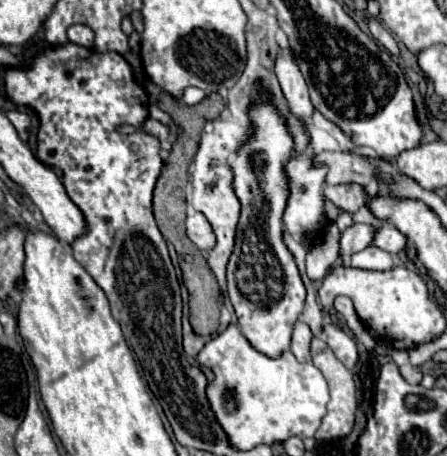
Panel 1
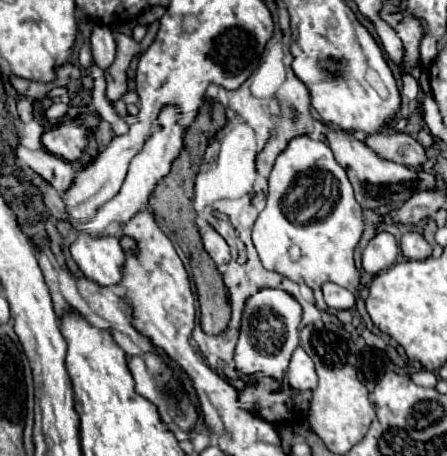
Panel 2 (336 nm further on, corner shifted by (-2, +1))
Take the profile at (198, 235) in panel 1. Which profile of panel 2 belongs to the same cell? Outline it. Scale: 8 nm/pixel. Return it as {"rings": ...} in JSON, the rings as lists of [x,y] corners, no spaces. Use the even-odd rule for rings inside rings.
{"rings":[[[208,228],[208,230],[202,234],[202,242],[204,242],[206,252],[210,254],[210,258],[212,258],[218,266],[224,266],[224,264],[230,262],[230,248],[228,248],[226,240],[224,240],[214,228]]]}

